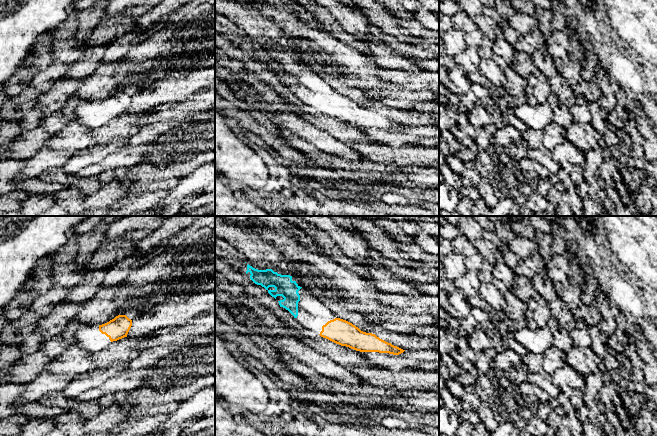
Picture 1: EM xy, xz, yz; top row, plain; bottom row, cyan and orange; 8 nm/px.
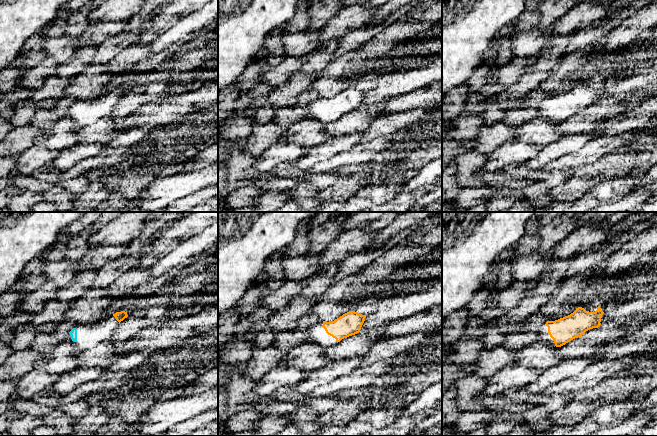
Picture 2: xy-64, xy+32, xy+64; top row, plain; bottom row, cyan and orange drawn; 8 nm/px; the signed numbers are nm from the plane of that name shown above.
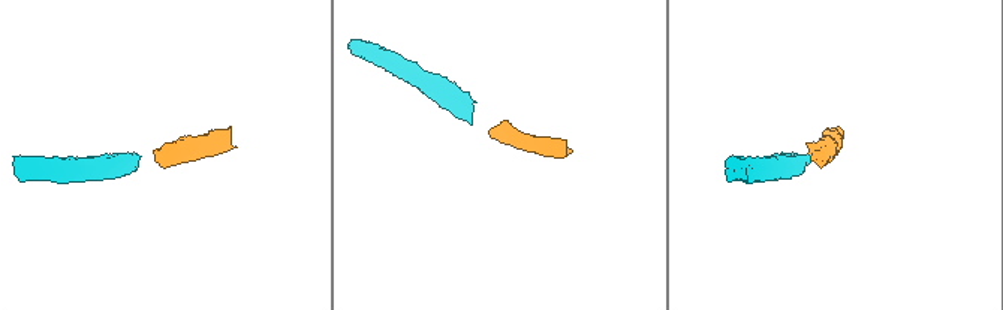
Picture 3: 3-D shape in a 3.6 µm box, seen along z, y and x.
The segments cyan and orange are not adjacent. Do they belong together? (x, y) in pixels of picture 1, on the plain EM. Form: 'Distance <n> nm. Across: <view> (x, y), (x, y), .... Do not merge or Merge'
Distance 220 nm. Across: xz (297, 91), (322, 102). Merge

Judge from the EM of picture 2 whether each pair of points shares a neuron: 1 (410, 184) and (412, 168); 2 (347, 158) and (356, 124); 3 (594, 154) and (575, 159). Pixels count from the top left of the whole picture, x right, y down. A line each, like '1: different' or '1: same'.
1: different
2: different
3: same

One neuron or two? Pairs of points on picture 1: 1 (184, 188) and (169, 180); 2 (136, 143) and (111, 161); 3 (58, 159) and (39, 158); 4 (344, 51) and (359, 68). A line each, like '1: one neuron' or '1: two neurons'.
1: two neurons
2: one neuron
3: one neuron
4: one neuron

